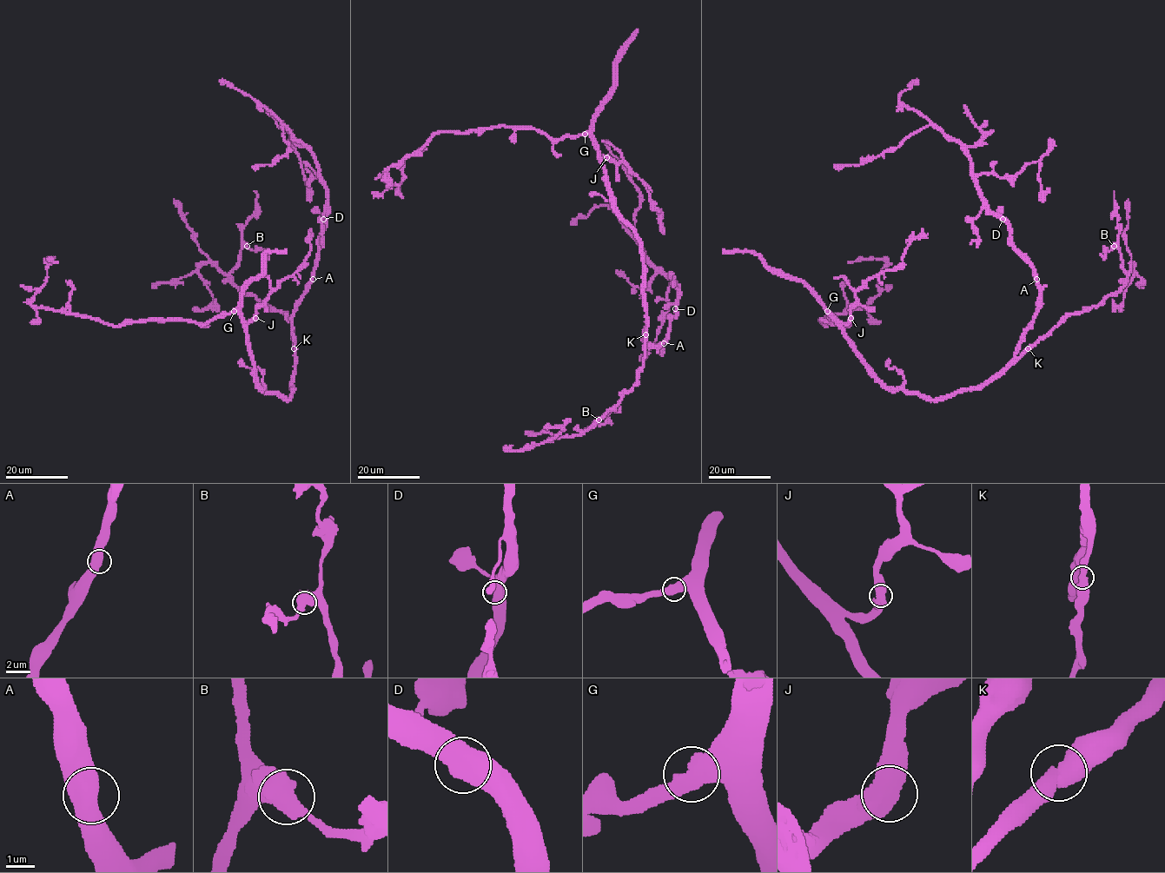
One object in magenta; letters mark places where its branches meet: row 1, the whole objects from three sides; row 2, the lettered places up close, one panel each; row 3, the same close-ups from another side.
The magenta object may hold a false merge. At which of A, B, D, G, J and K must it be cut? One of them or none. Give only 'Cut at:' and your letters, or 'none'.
Cut at: none

